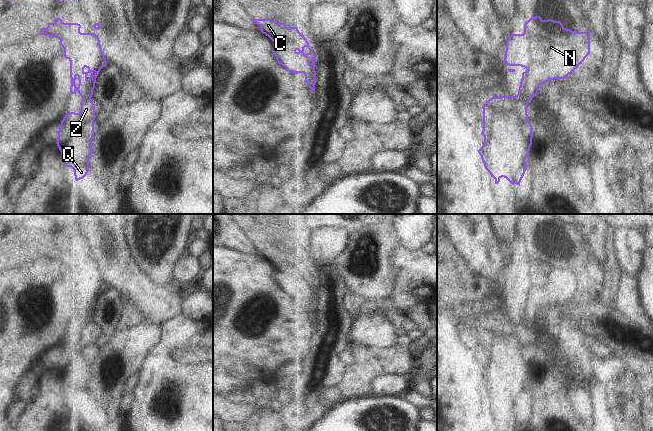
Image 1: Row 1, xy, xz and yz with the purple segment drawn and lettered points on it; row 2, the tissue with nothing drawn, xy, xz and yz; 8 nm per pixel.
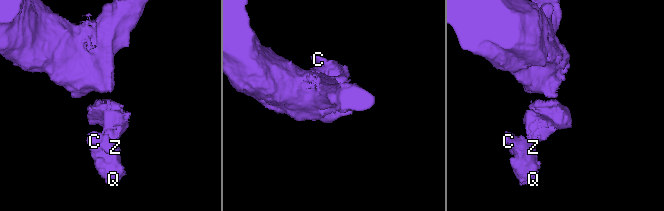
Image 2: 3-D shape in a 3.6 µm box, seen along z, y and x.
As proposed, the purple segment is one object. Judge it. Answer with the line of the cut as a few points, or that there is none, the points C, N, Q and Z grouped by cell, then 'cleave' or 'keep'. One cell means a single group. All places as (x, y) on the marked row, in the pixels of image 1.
cut none; groups C N Q Z; keep

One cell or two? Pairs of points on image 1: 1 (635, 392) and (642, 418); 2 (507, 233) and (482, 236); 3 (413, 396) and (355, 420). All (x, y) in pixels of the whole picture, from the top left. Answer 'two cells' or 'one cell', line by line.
1: two cells
2: two cells
3: two cells

